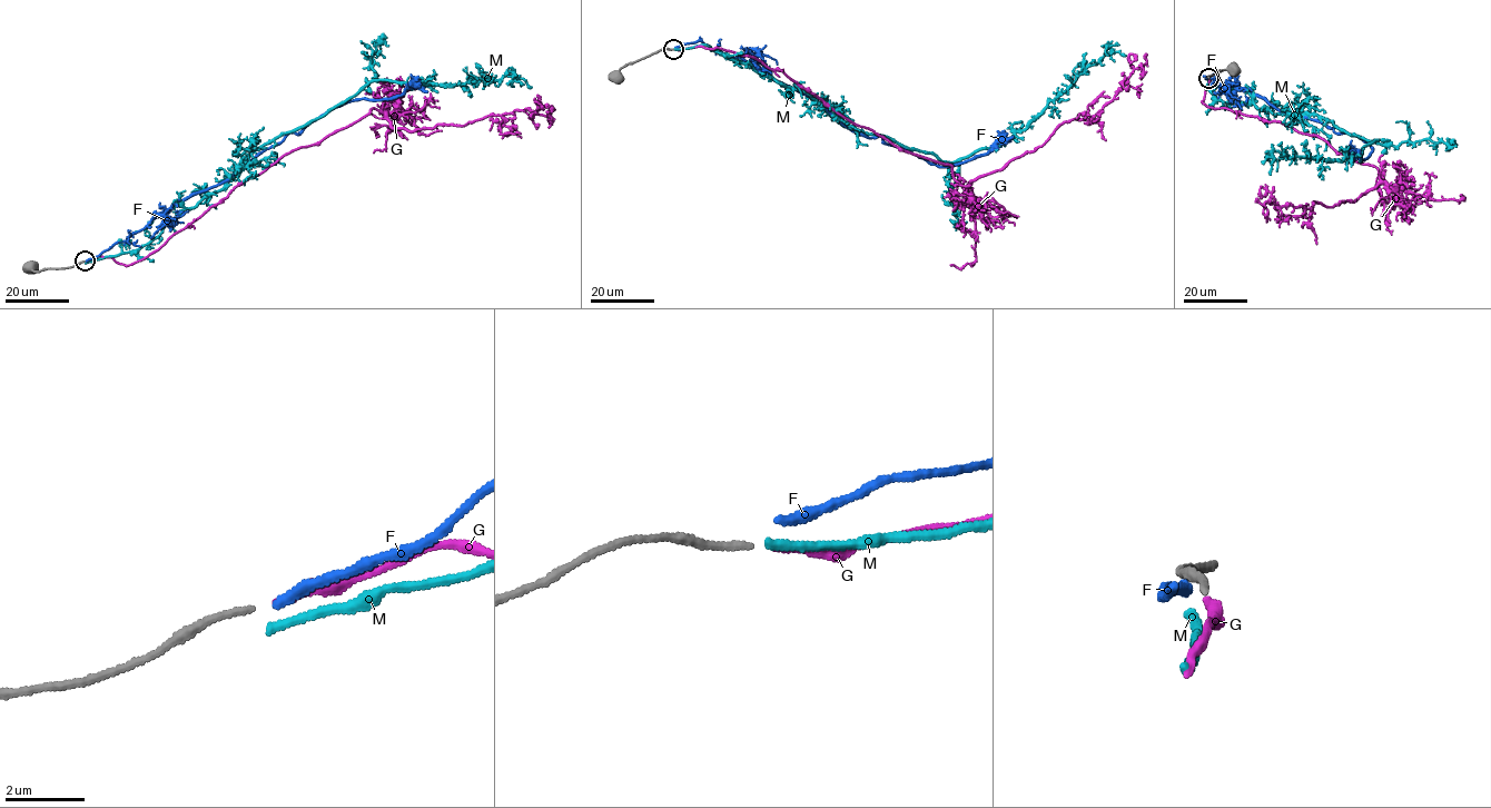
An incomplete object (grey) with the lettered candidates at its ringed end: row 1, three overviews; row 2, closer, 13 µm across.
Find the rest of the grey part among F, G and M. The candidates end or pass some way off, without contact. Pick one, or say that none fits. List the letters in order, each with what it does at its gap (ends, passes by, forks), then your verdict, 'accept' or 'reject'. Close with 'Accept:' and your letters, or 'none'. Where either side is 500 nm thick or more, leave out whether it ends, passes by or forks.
F: it ends | reject
G: it ends | accept
M: it ends | reject
Accept: G

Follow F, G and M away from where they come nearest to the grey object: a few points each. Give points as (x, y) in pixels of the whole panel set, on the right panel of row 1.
F: (1207, 78), (1335, 126), (1372, 148), (1368, 159), (1355, 155), (1345, 164)
G: (1208, 79), (1207, 107), (1316, 136), (1379, 173), (1354, 203), (1312, 210), (1272, 198), (1266, 222)
M: (1207, 79), (1205, 89), (1222, 102), (1303, 112), (1376, 140), (1339, 161), (1273, 151), (1270, 175)

